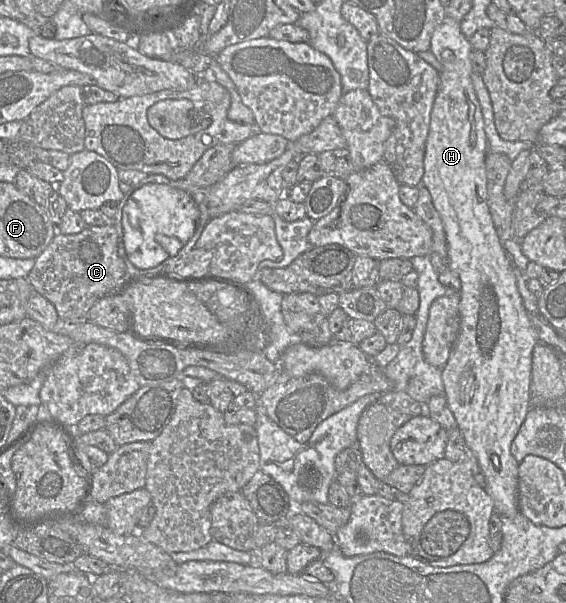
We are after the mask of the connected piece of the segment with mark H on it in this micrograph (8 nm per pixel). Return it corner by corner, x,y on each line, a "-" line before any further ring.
445,19
433,32
431,37
431,45
429,51
431,51
436,59
441,63
442,70
439,73
439,87
434,104
431,111
430,127
428,137
425,144
424,154
424,174
422,177
422,185
424,185
429,191
433,205
440,215
443,223
446,243
447,243
447,267
455,272
460,281
460,315
461,325
457,340
451,350
450,356
447,363
442,369
442,381
445,387
445,396
452,411
457,425
462,432
466,444
475,454
479,463
480,470
485,478
485,490
492,497
494,501
494,510
501,517
512,517
519,511
518,507
518,466
519,463
515,460
510,452
512,441
516,437
522,423
524,422
527,412
531,408
531,396
530,396
530,384
531,384
531,373
532,373
532,353
535,345
539,342
539,339
533,330
530,322
530,314
525,309
522,298
519,294
516,276
514,274
513,265
507,256
507,252
500,241
487,203
487,177
486,177
486,157
488,154
488,142
484,130
484,119
481,111
477,95
472,81
472,63
470,54
472,52
472,46
461,32
460,23
454,20

